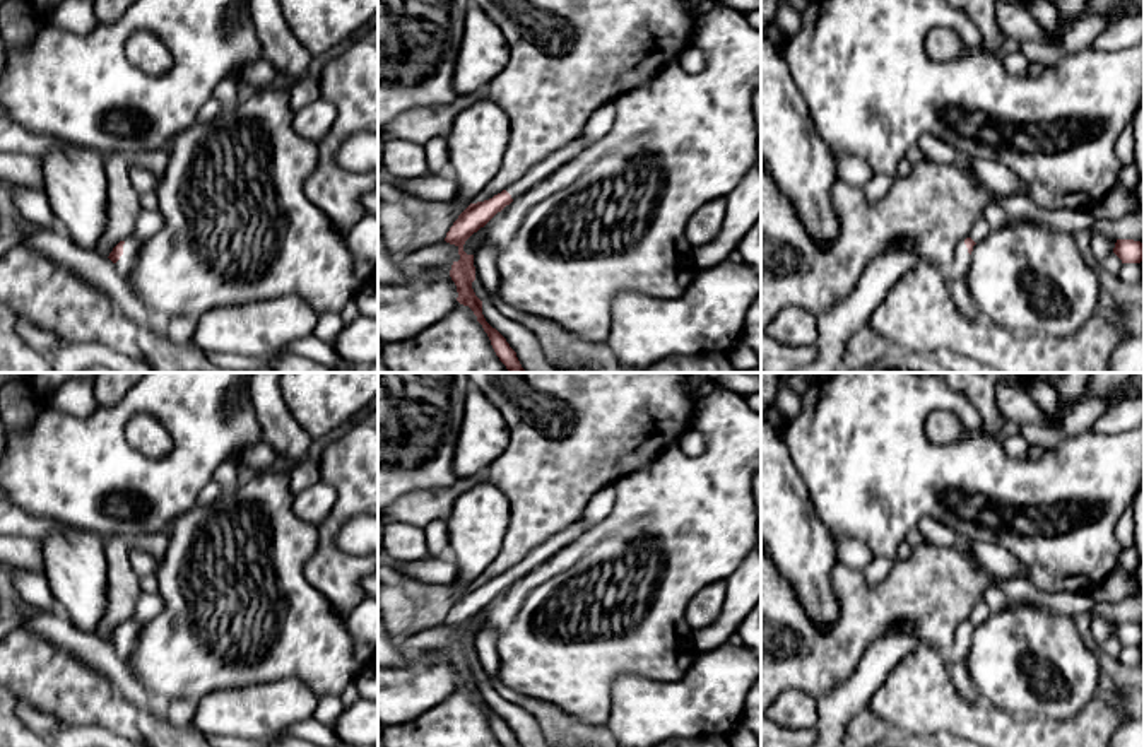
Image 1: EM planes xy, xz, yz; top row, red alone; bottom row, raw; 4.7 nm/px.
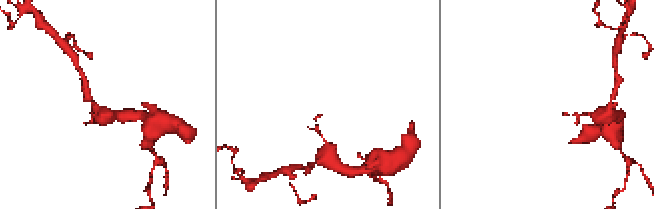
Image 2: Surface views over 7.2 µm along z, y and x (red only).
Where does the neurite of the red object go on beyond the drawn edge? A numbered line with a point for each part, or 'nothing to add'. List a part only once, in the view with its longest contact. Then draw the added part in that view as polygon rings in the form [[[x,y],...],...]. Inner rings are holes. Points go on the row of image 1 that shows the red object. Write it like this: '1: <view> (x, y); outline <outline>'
1: xy (132, 245); outline [[[128,236],[123,241],[125,241],[125,244],[123,244],[123,255],[115,263],[115,268],[116,268],[116,272],[121,277],[128,279],[132,275],[132,270],[133,270],[133,265],[135,265],[135,260],[139,256],[139,251],[140,251],[140,246],[142,246],[144,239]]]

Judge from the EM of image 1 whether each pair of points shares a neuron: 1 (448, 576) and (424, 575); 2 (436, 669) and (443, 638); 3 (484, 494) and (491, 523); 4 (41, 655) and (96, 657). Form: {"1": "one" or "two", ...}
{"1": "one", "2": "two", "3": "one", "4": "two"}

